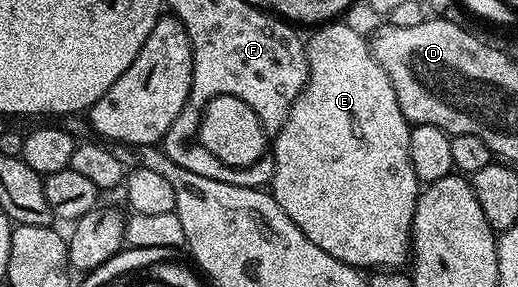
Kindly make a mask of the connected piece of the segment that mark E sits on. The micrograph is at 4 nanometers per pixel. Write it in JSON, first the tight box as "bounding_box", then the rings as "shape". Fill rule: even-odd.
{"bounding_box":[270,22,422,270],"shape":[[[328,22],[323,26],[317,27],[316,32],[307,41],[306,47],[308,49],[308,86],[304,89],[299,100],[296,101],[296,105],[292,107],[291,114],[288,115],[288,121],[285,122],[283,126],[280,127],[279,132],[276,133],[274,137],[274,143],[276,145],[271,145],[270,148],[270,158],[274,162],[274,170],[272,171],[272,178],[270,181],[270,191],[273,198],[278,202],[278,206],[282,206],[282,210],[286,210],[286,214],[300,227],[302,234],[306,234],[306,238],[310,238],[310,242],[314,242],[314,246],[322,246],[322,250],[326,250],[326,254],[330,254],[334,258],[338,258],[344,264],[351,264],[353,268],[357,270],[400,270],[409,263],[410,260],[410,245],[412,243],[412,219],[414,218],[414,210],[416,209],[416,200],[420,196],[422,191],[422,181],[414,174],[414,166],[410,162],[410,134],[412,133],[412,128],[406,117],[402,114],[402,110],[398,106],[398,98],[396,97],[396,91],[394,86],[390,82],[390,78],[386,74],[386,70],[376,61],[375,56],[372,54],[372,50],[369,41],[364,40],[364,36],[356,28],[351,28],[348,24],[340,24],[341,22]]]}

